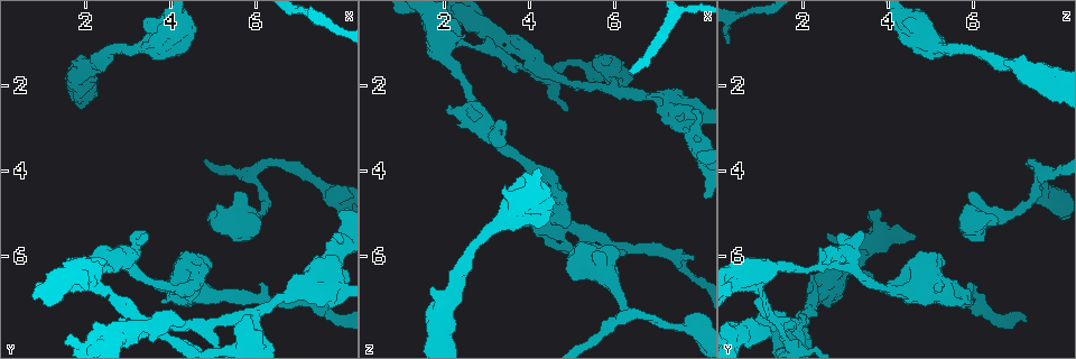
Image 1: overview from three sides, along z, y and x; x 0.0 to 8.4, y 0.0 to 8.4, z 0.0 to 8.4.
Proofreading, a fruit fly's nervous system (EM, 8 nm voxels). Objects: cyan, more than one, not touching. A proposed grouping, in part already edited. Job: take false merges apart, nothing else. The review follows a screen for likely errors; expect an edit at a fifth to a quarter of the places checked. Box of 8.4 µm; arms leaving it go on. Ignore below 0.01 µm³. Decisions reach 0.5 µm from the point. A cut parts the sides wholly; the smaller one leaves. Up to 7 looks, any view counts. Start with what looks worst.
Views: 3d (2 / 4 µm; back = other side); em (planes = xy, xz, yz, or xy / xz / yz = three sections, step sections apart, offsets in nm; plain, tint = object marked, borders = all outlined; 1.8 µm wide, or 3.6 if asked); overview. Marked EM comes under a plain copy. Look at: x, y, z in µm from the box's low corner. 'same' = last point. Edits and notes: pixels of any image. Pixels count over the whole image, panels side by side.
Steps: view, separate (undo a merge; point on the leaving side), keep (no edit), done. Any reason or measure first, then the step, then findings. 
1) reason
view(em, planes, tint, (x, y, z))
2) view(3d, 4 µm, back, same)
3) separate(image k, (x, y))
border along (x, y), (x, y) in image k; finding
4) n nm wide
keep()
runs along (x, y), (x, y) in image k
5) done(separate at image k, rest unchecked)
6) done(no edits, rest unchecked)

three arms meet
view(3d, 2 µm, (6.00, 7.35, 2.05))

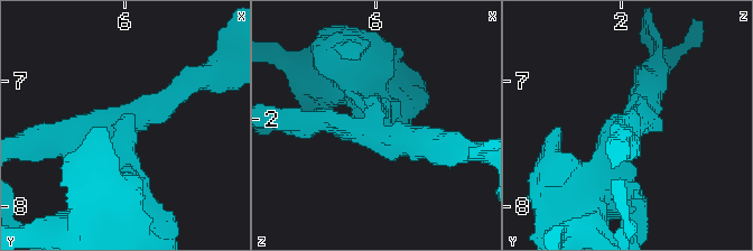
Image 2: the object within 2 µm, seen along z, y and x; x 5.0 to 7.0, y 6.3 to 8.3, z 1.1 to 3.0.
3 arms; arms of 200, 200, 300 nm; shape alone is not enough
view(em, planes, tint, (6.04, 7.32, 2.08))

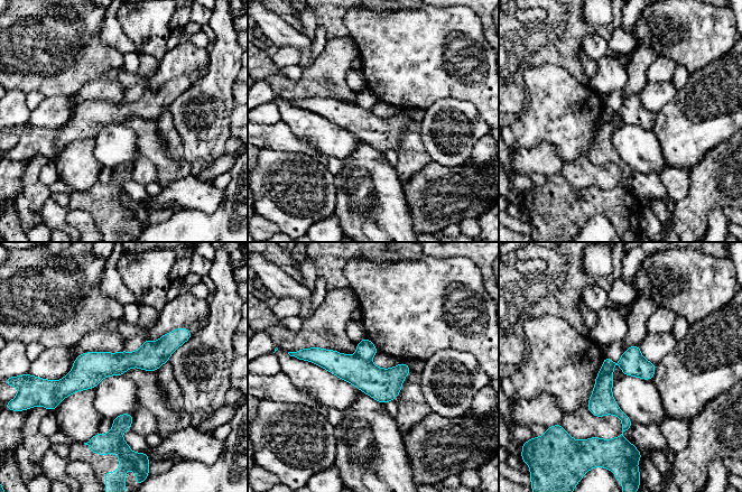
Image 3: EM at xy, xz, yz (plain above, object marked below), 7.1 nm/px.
separate(image 3, (383, 384))
border along (355, 354), (370, 360) in image 3; a second neuron is stuck on

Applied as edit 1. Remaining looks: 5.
see it whole again
view(overview)

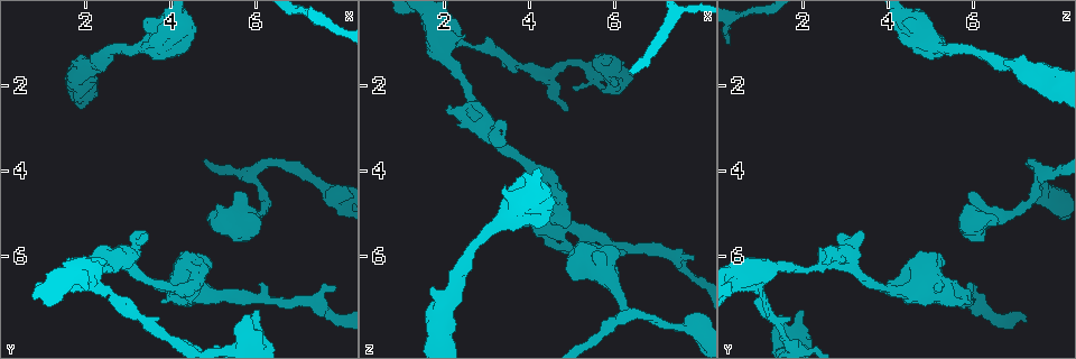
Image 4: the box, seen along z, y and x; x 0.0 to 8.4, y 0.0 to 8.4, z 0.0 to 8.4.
three-way junction
view(em, 3.6 µm, planes, borders, (7.60, 4.40, 7.65))

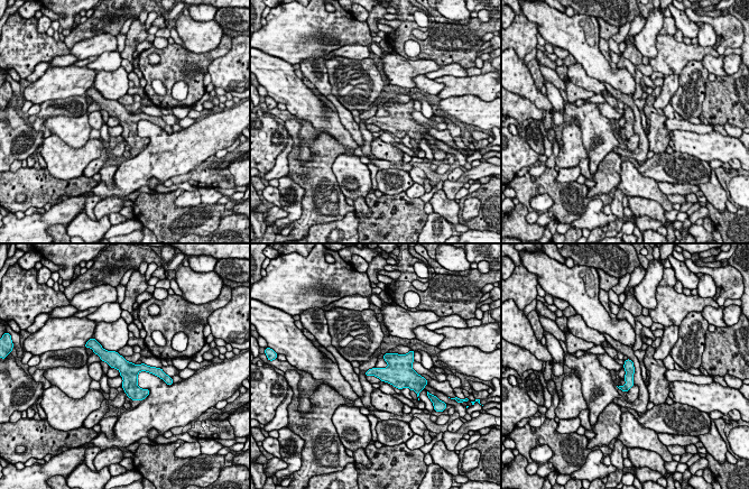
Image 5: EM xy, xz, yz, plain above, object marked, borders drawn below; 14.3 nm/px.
140 nm wide
keep()
runs along (99, 351), (126, 368), (157, 370) in image 5; one neuron here

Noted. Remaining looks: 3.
a fork
view(em, yz, step 8, tint, (5.95, 4.15, 7.60))

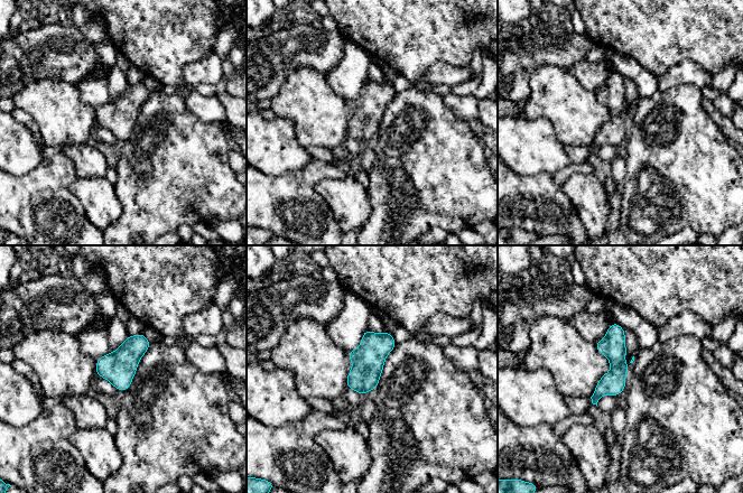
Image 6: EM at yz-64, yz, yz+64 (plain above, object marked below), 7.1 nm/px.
another direction
view(em, xy, step 4, tint, same)

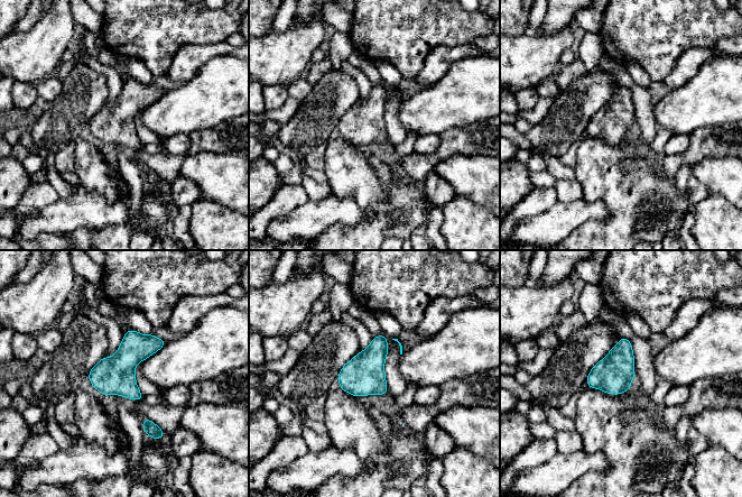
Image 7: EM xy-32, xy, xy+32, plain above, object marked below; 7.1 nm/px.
keep()
all the same neuron

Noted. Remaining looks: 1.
done(separate at image 3, rest unchecked)

